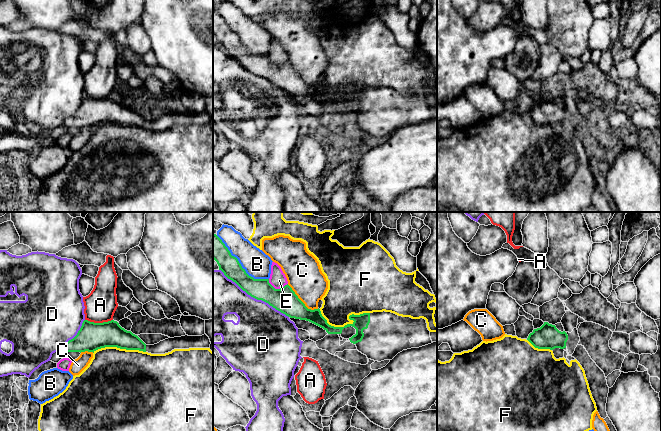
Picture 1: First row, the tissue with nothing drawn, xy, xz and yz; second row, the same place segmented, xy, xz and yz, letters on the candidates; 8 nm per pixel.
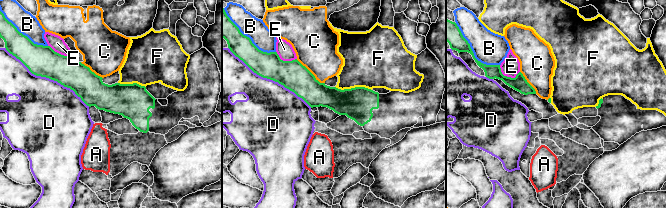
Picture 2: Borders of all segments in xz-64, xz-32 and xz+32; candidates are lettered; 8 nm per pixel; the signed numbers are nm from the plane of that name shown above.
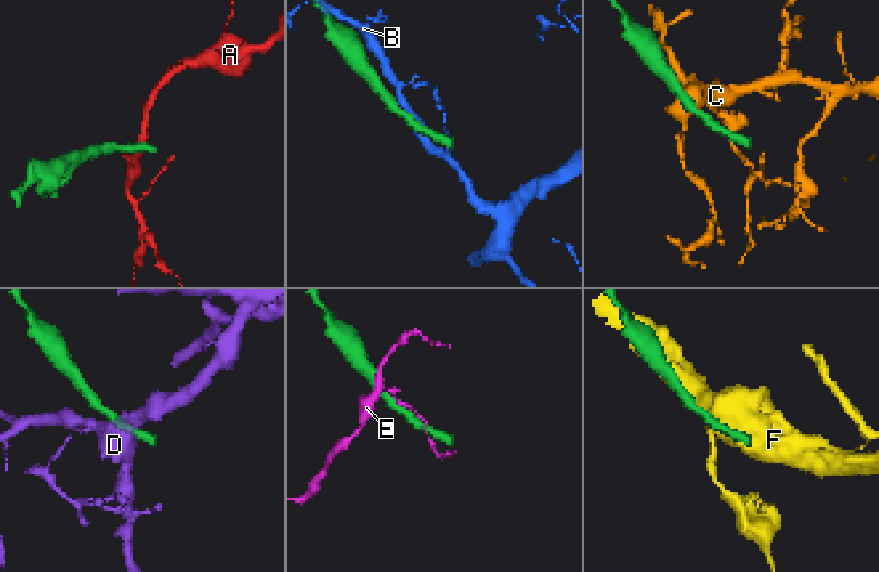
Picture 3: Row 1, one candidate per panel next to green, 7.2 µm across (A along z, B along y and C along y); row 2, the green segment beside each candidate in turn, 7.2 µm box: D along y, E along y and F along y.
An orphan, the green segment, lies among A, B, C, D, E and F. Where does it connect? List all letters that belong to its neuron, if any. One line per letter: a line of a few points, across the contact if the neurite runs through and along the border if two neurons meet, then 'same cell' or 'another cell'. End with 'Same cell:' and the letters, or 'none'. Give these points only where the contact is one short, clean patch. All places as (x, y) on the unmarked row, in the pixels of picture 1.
A: line xy (85, 95), (91, 98), (107, 98), (112, 96); another cell
B: another cell
C: line xz (287, 60), (308, 84), (318, 84); another cell
D: another cell
E: another cell
F: line xz (319, 85), (334, 102), (350, 100), (352, 90), (369, 89); another cell
Same cell: none

